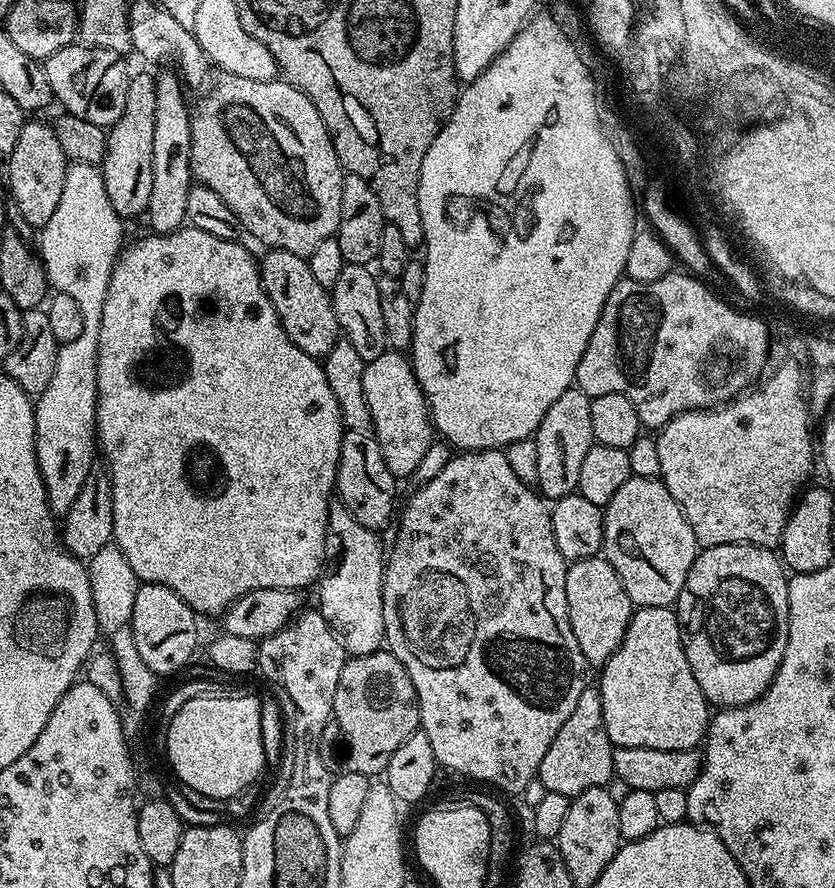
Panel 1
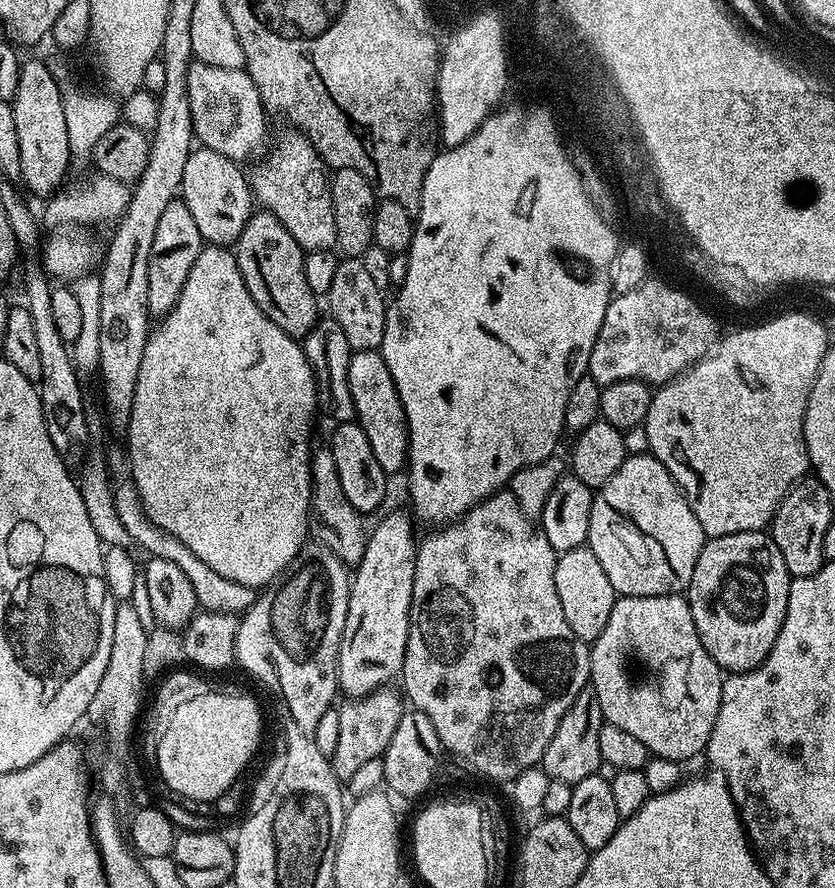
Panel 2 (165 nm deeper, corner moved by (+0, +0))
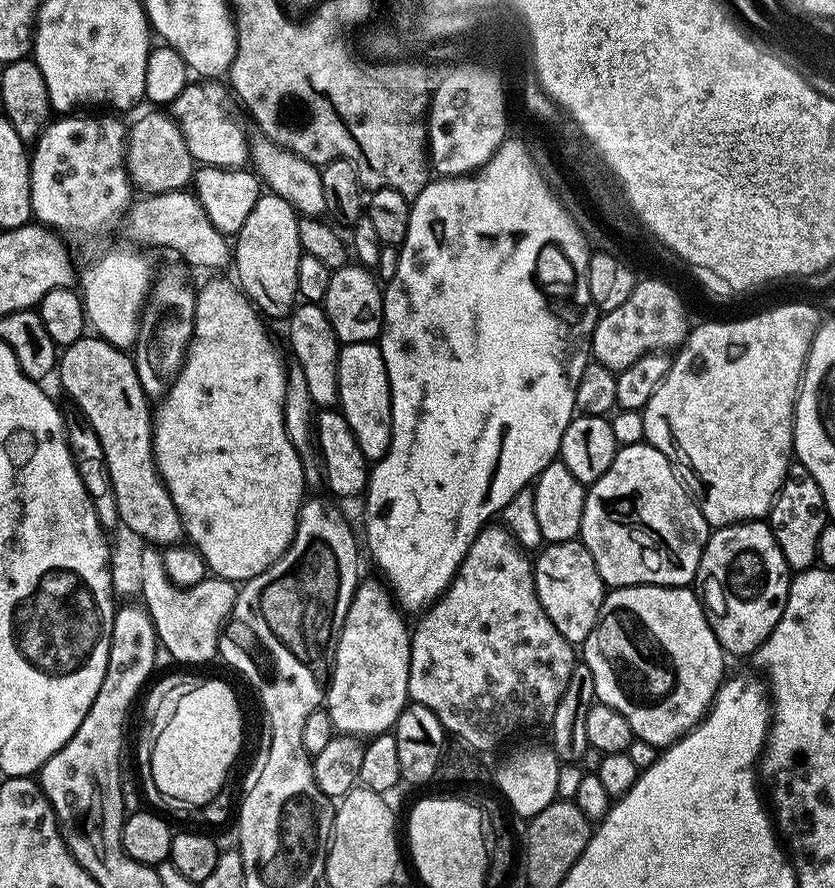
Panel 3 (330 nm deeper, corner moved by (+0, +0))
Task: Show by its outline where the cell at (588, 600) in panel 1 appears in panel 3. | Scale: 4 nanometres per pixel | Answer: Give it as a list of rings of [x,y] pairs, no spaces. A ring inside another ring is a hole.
[[[579,539],[545,543],[535,553],[532,573],[538,602],[542,610],[546,610],[546,618],[554,622],[554,630],[558,630],[558,634],[562,634],[562,638],[572,645],[583,645],[598,622],[606,595],[606,585],[598,574],[598,566],[594,566],[594,558],[590,558],[590,550],[586,550]]]

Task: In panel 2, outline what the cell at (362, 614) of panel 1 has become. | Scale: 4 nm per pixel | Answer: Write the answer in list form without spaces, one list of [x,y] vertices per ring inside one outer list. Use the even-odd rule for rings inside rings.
[[[317,447],[312,454],[312,514],[310,517],[310,532],[319,543],[325,544],[343,564],[355,566],[360,563],[362,554],[366,550],[368,532],[364,528],[365,517],[354,506],[342,491],[342,481],[338,479],[338,466],[334,466],[334,454],[331,447]]]

